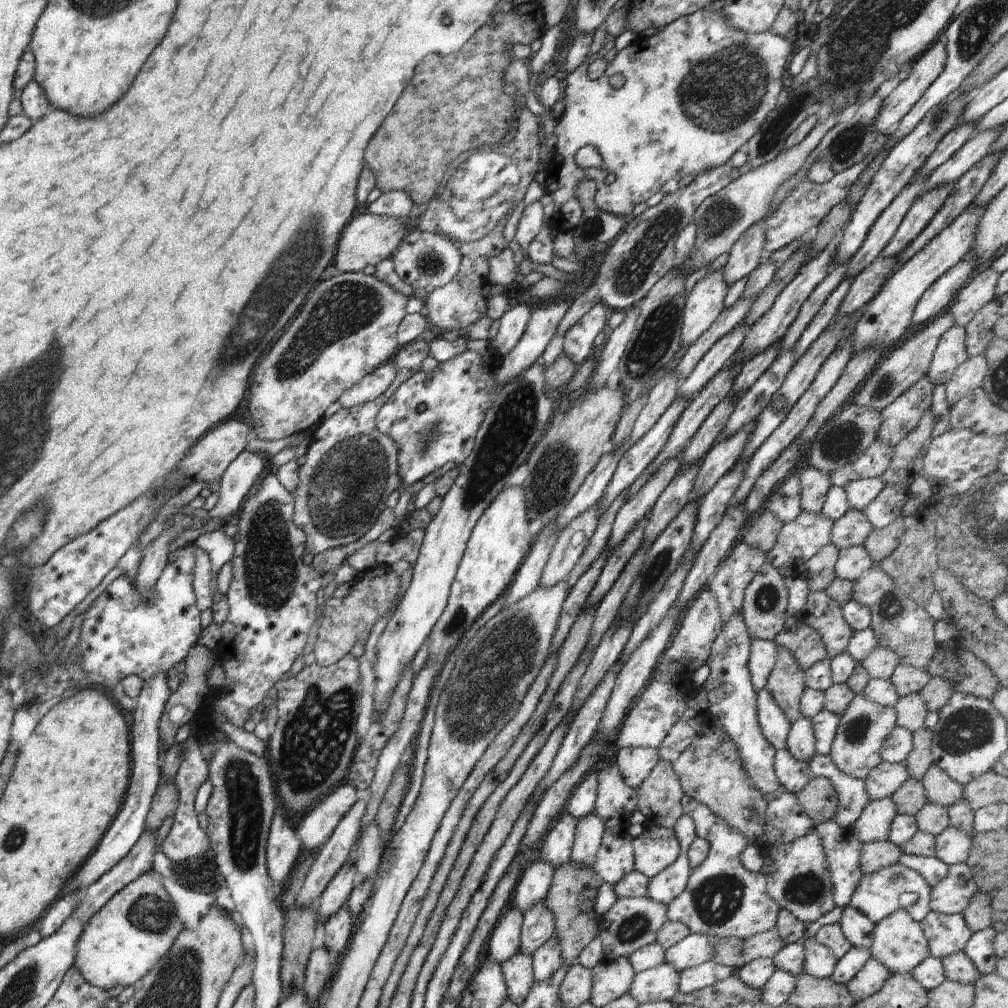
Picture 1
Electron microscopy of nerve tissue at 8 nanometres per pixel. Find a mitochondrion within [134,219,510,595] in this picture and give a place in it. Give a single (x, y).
(346, 485)

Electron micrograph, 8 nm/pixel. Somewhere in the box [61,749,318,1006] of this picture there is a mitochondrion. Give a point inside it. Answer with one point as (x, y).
(243, 804)

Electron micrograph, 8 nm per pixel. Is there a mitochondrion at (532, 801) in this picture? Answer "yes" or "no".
no

